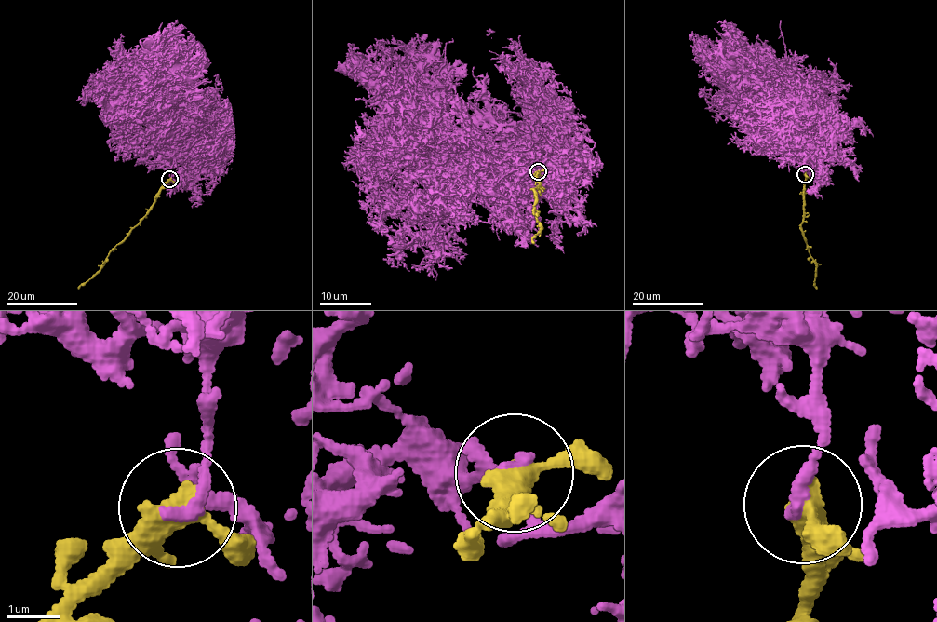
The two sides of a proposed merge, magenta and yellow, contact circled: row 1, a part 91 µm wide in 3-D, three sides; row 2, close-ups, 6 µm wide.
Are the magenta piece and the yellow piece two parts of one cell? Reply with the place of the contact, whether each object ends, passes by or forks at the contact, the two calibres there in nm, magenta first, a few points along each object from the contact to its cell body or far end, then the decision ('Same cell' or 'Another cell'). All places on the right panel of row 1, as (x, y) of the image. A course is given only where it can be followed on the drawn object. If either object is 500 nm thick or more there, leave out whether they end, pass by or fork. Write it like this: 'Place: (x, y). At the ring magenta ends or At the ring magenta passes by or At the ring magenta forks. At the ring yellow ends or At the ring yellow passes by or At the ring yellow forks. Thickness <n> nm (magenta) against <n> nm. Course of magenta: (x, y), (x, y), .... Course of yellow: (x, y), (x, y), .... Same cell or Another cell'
Place: (805, 174). At the ring magenta ends. At the ring yellow forks. Thickness 240 nm (magenta) against 360 nm. Course of magenta: (805, 173), (784, 89), (791, 82), (808, 84), (810, 78), (831, 84), (834, 65), (828, 58). Course of yellow: (805, 173), (801, 231), (814, 261), (813, 281), (817, 289). Another cell

